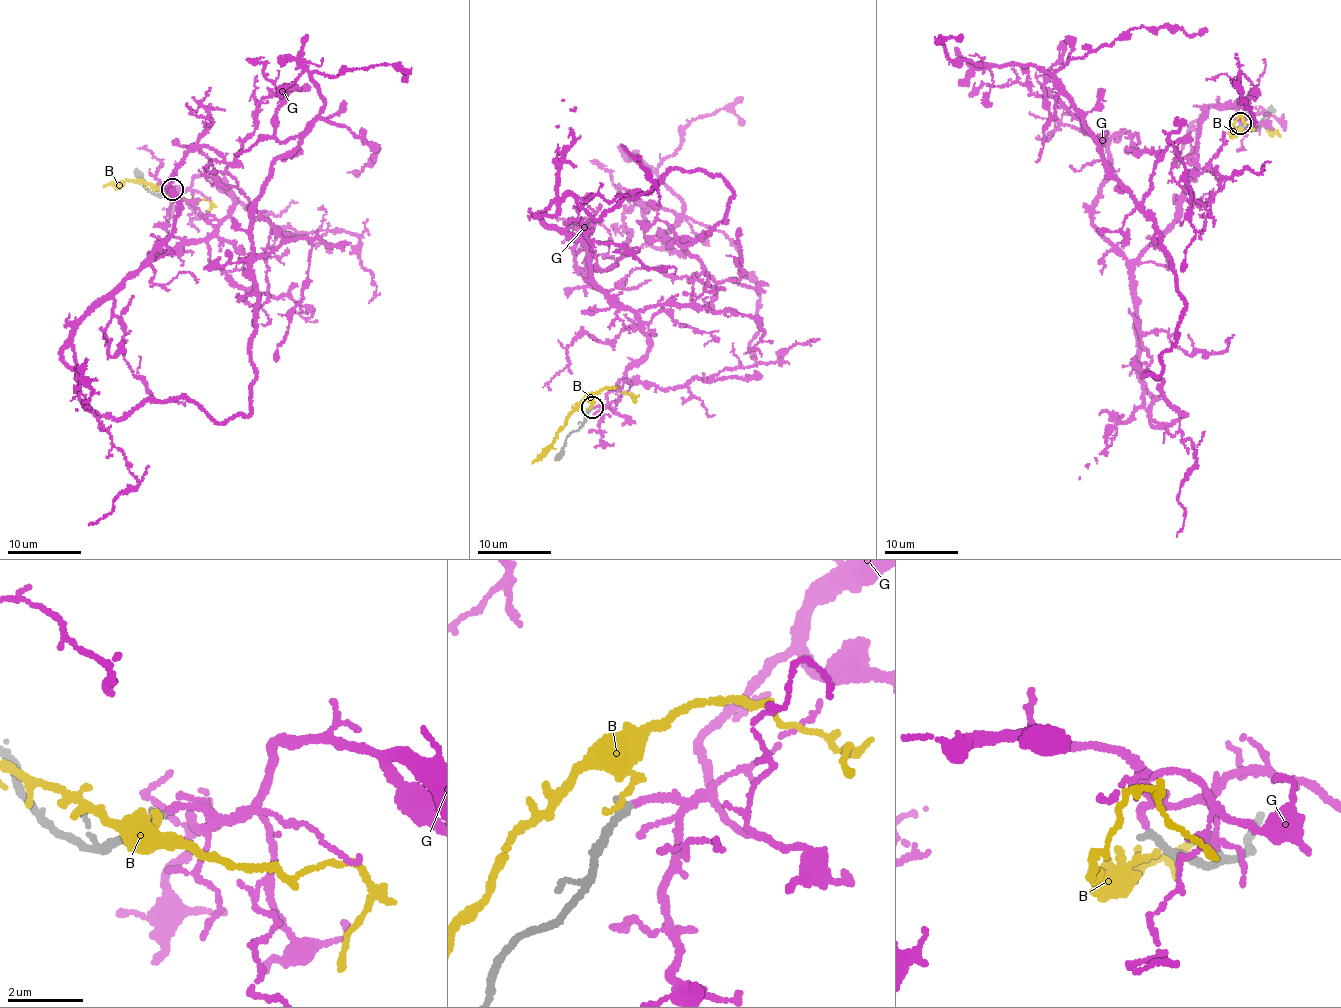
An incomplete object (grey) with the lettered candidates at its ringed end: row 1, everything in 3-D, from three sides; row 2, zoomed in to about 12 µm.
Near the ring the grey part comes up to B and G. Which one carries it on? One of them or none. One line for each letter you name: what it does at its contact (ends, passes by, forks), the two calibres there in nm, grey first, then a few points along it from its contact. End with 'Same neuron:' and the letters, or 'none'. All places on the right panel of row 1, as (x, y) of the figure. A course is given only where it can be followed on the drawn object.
G: it ends | 200/170 nm | via (1240, 124), (1205, 109), (1126, 260), (1092, 222), (1110, 139), (1157, 156), (1133, 198), (1051, 75), (962, 39)
Same neuron: G

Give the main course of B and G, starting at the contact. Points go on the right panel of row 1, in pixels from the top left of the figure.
B: (1242, 127), (1234, 133), (1254, 126), (1264, 126), (1280, 136)
G: (1240, 124), (1205, 109), (1126, 260), (1092, 222), (1110, 139), (1157, 156), (1133, 198), (1051, 75), (962, 39)

